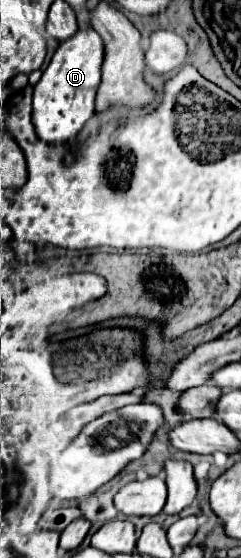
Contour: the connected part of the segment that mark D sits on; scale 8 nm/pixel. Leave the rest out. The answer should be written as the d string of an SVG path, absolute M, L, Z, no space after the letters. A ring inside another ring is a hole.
M77 31L71 39L63 41L49 67L41 75L33 91L33 125L39 129L39 139L47 145L63 145L77 137L87 119L93 115L95 93L101 83L103 41L97 31Z

